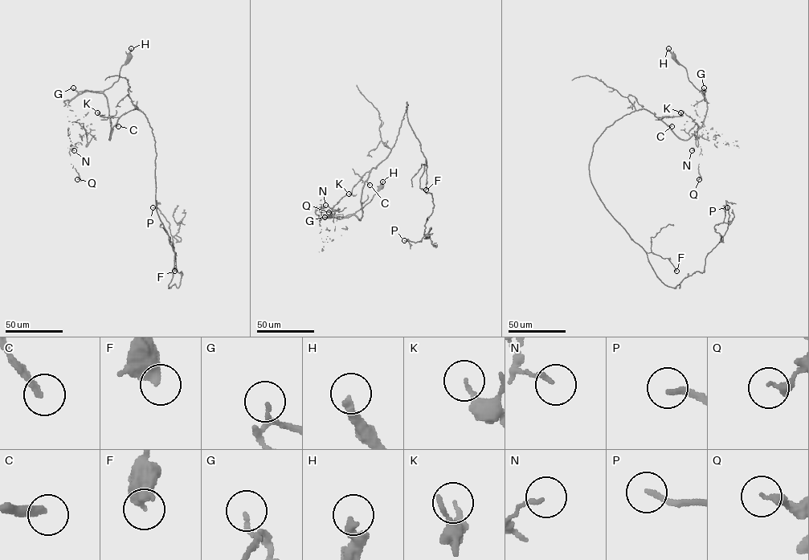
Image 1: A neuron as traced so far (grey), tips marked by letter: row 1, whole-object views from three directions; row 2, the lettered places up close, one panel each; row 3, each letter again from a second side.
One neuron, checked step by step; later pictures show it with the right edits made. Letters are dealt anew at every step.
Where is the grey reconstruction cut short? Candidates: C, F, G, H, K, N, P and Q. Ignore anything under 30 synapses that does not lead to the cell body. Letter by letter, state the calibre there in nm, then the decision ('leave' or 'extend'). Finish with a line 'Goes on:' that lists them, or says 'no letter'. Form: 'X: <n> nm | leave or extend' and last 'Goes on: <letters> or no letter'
C: 240 nm | extend
F: 550 nm | leave
G: 120 nm | leave
H: 320 nm | leave
K: 220 nm | leave
N: 120 nm | leave
P: 200 nm | extend
Q: 220 nm | leave
Goes on: C, P

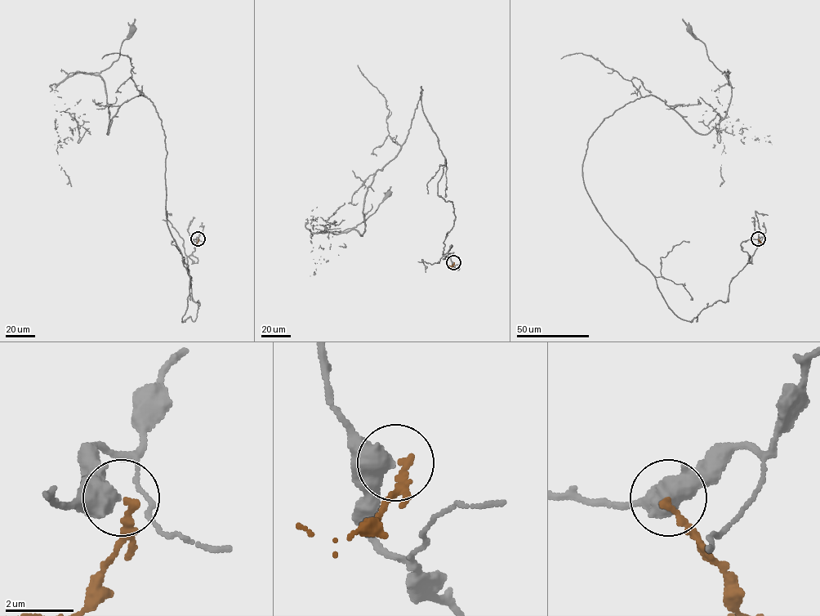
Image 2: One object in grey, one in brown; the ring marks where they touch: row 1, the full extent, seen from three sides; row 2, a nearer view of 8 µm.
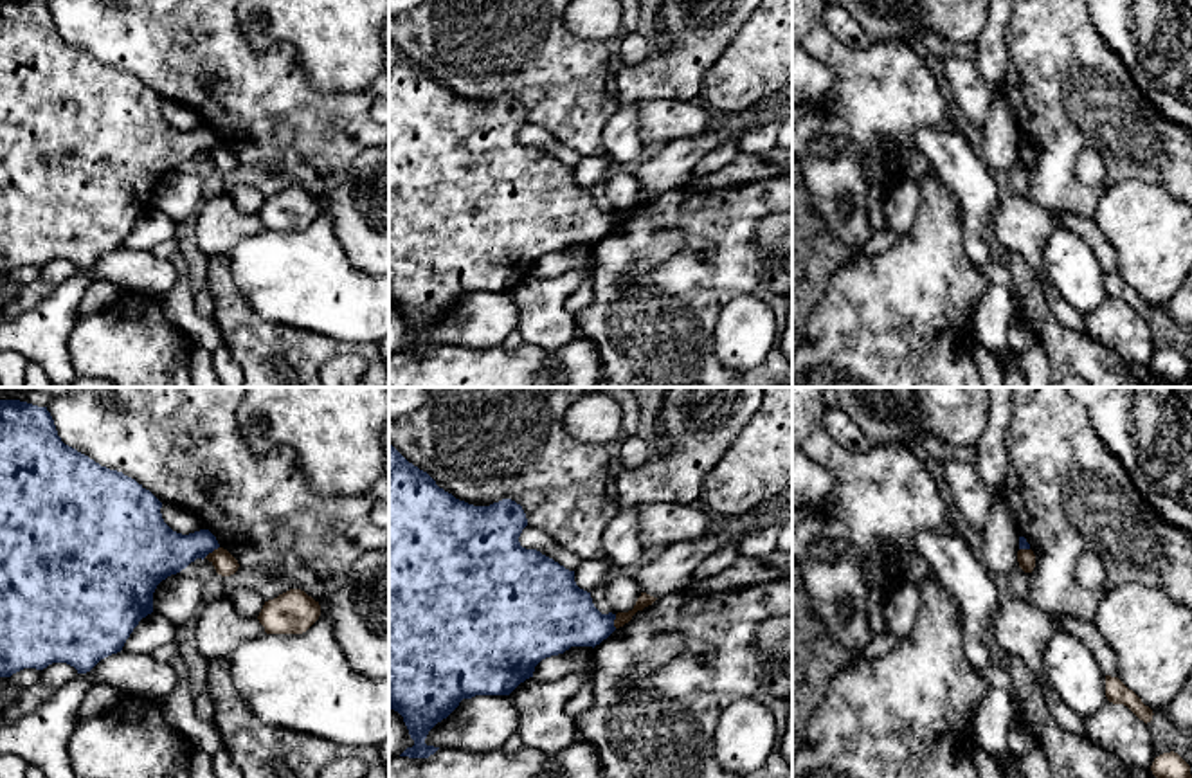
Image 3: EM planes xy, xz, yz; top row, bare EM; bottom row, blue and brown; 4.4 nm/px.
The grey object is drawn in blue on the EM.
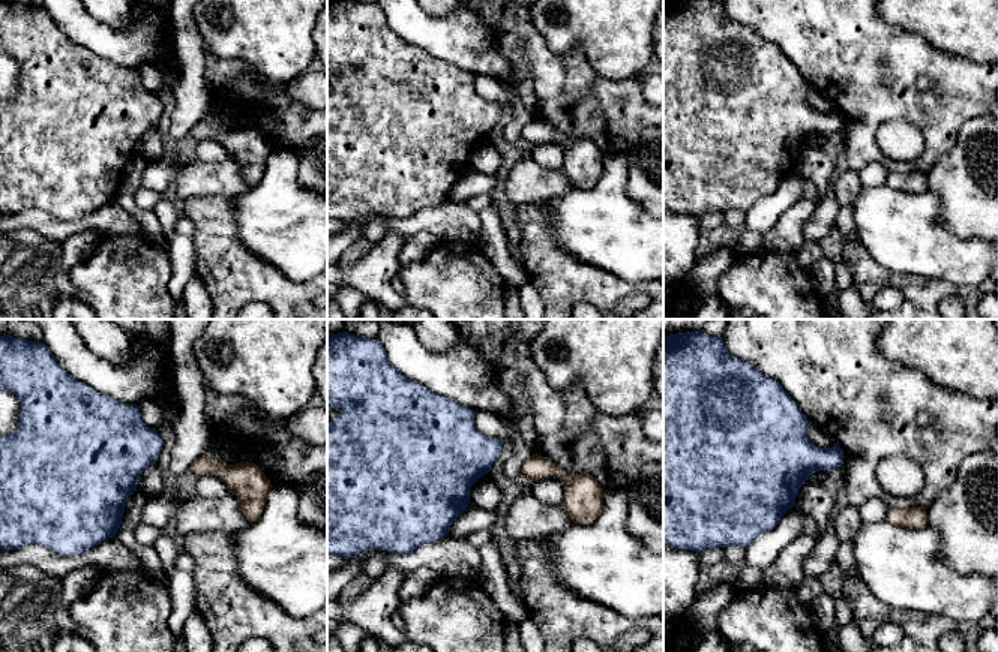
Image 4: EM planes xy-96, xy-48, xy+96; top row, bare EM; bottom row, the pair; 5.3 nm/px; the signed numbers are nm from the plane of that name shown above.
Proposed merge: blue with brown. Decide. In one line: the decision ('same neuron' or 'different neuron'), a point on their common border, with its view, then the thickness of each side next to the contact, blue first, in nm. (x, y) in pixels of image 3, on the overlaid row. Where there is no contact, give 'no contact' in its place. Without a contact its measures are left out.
different neuron | xy (211, 551) | 240/100 nm

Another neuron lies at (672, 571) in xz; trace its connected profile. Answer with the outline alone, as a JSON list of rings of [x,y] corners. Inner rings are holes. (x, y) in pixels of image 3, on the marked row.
[[[758,508],[738,515],[733,522],[713,528],[708,535],[691,542],[675,542],[652,562],[636,565],[636,582],[641,591],[654,596],[688,593],[695,567],[727,542],[738,542],[758,528]]]

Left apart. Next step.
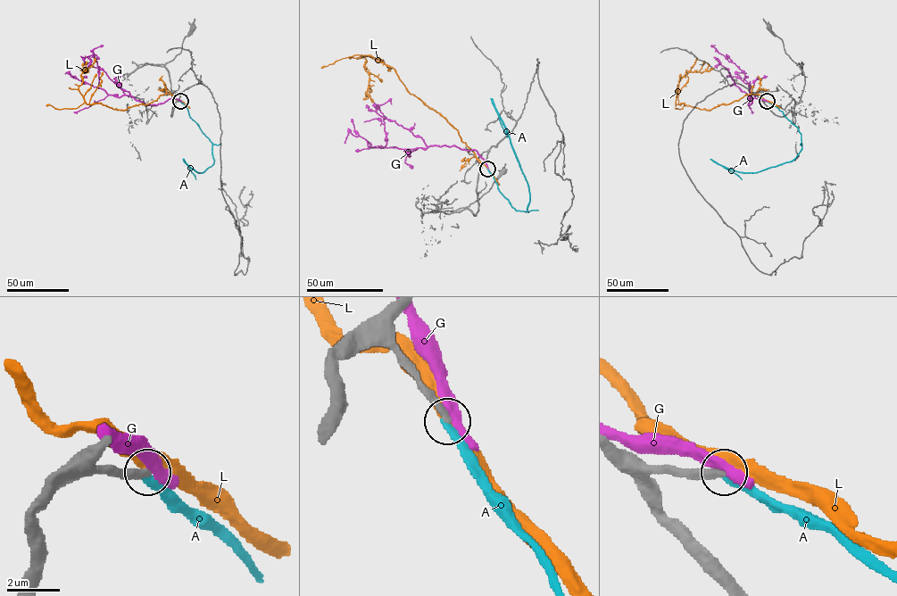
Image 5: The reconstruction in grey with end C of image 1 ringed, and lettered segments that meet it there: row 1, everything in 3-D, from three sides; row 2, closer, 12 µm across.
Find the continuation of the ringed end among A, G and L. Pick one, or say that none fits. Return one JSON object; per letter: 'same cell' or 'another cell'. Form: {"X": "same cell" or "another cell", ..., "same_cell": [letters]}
{"A": "another cell", "G": "another cell", "L": "another cell", "same_cell": []}

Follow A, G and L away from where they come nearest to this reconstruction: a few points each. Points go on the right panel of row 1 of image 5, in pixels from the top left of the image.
A: (767, 101), (797, 128), (801, 150), (790, 161), (757, 172), (741, 172), (725, 168), (742, 179)
G: (767, 101), (752, 98), (748, 104), (751, 95), (744, 73), (712, 46), (715, 45)
L: (767, 101), (751, 94), (710, 110), (676, 103), (677, 85), (684, 76), (689, 72), (703, 72), (713, 68)

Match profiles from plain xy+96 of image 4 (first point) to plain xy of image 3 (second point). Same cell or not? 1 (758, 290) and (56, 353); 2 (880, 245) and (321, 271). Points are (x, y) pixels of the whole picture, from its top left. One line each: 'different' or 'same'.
1: different
2: same

